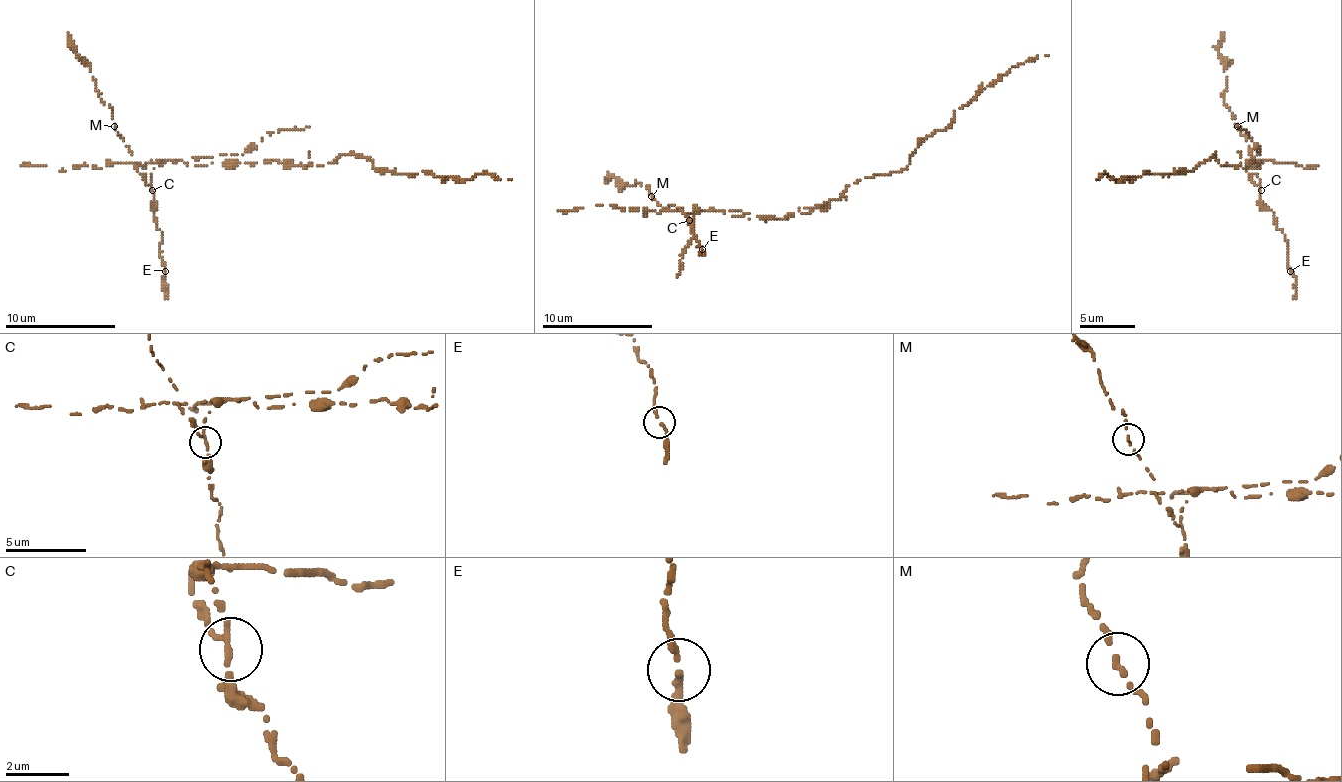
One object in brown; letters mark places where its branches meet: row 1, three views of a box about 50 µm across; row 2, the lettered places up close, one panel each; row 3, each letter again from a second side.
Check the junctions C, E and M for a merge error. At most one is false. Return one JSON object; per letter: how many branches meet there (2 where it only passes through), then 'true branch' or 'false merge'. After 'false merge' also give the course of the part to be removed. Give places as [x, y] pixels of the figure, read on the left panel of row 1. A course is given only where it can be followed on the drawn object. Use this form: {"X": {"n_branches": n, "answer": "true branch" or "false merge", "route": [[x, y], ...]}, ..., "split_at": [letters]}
{"C": {"n_branches": 2, "answer": "false merge", "route": [[151, 190], [151, 160], [226, 154], [248, 163], [323, 166], [362, 154], [378, 171], [511, 179]]}, "E": {"n_branches": 2, "answer": "true branch"}, "M": {"n_branches": 1, "answer": "true branch"}, "split_at": ["C"]}

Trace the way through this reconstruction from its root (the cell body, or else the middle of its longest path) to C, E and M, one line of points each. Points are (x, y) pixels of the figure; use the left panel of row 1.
C: (251, 163), (229, 163), (226, 154), (193, 157), (187, 163), (151, 160), (154, 168), (151, 190)
E: (251, 163), (229, 163), (226, 154), (151, 160), (165, 271)
M: (251, 163), (229, 163), (226, 154), (193, 157), (187, 163), (151, 160), (148, 185), (115, 127)

